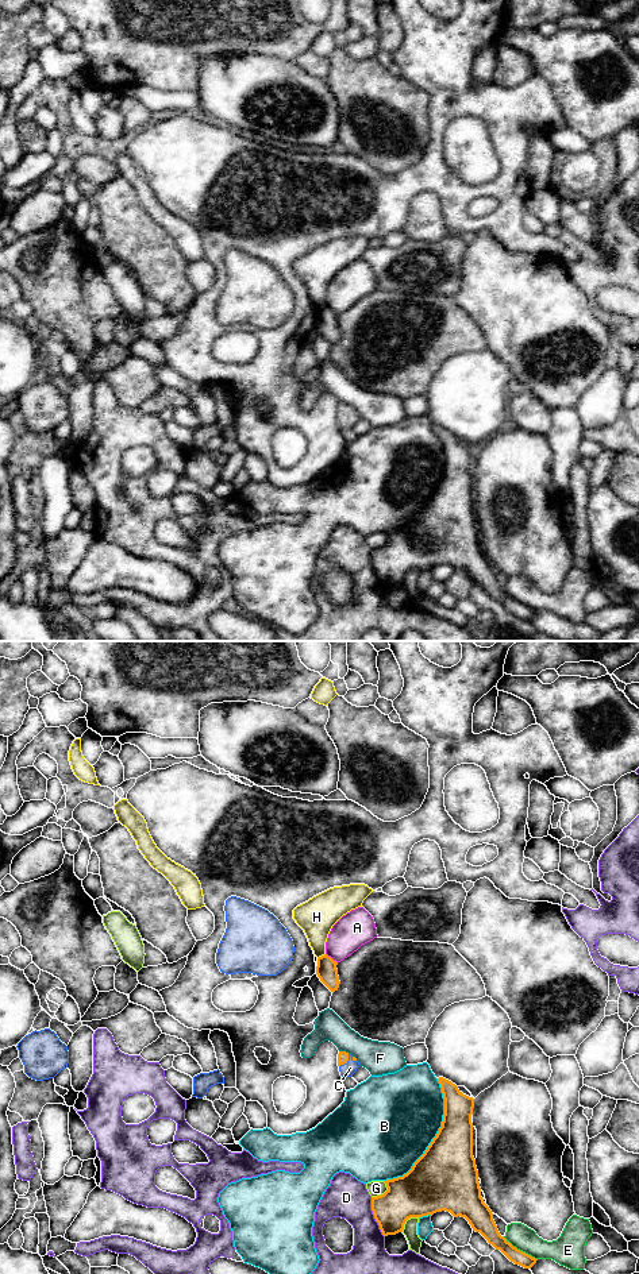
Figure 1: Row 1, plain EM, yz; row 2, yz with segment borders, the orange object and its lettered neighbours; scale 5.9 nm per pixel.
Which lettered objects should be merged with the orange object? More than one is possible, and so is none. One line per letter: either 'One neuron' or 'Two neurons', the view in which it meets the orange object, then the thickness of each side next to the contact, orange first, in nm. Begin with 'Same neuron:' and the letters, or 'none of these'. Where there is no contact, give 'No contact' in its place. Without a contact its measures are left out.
Same neuron: C
A: Two neurons. Touches orange in yz. Thickness 120 nm (orange) against 220 nm
B: Two neurons. Touches orange in yz. Thickness 380 nm (orange) against 480 nm
C: One neuron. Touches orange in yz. Thickness 60 nm (orange) against 80 nm
D: Two neurons. Touches orange in yz. Thickness 260 nm (orange) against 240 nm
E: Two neurons. Touches orange in yz. Thickness 110 nm (orange) against 140 nm
F: Two neurons. Touches orange in yz. Thickness 60 nm (orange) against 190 nm
G: Two neurons. Touches orange in yz. Thickness 300 nm (orange) against 100 nm
H: Two neurons. Touches orange in yz. Thickness 120 nm (orange) against 220 nm

